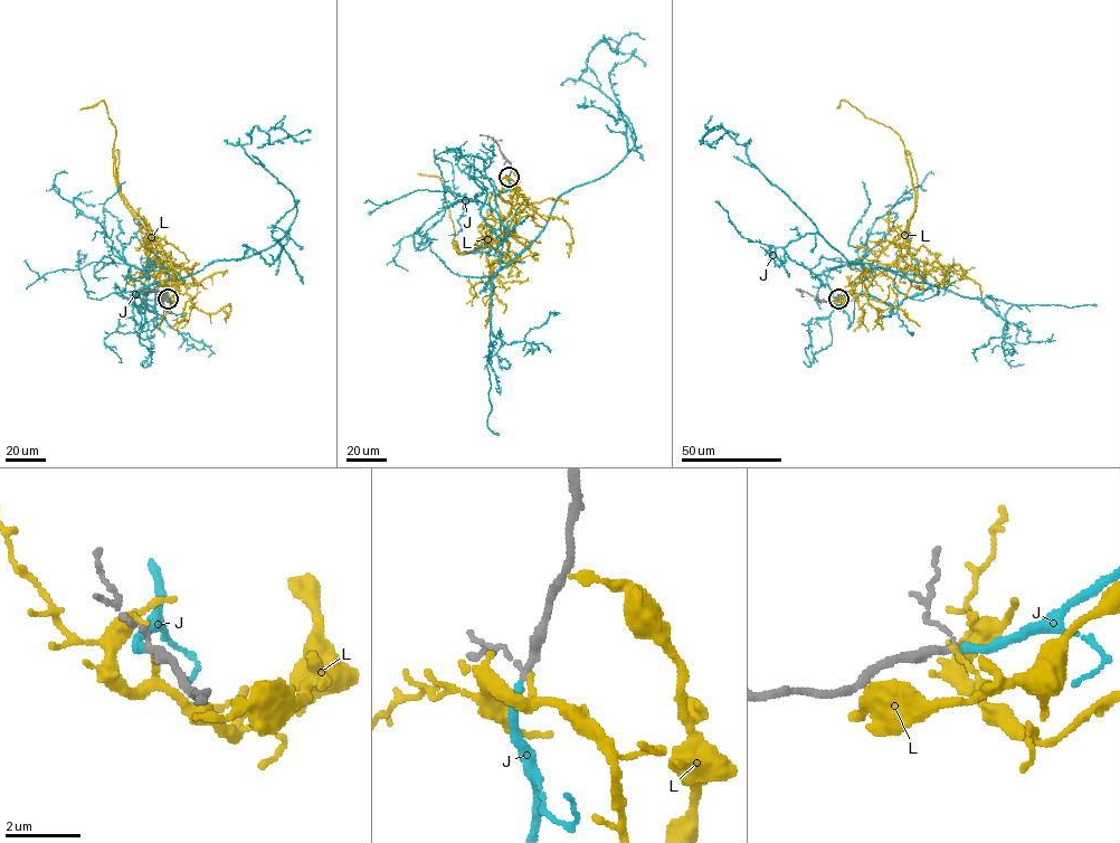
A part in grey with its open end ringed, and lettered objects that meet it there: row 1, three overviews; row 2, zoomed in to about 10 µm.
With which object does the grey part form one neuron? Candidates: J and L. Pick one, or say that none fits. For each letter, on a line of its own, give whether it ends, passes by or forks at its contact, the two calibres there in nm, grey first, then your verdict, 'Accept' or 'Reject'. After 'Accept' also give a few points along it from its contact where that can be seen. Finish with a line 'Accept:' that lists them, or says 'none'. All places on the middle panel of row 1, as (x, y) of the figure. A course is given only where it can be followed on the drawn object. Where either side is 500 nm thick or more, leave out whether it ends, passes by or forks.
J: It ends there. Thickness 150 nm (grey) against 200 nm. Accept. Its course: (509, 178), (481, 209), (501, 268), (635, 141), (578, 79), (592, 48), (604, 36), (645, 66)
L: It ends there. Thickness 190 nm (grey) against 120 nm. Reject
Accept: J

